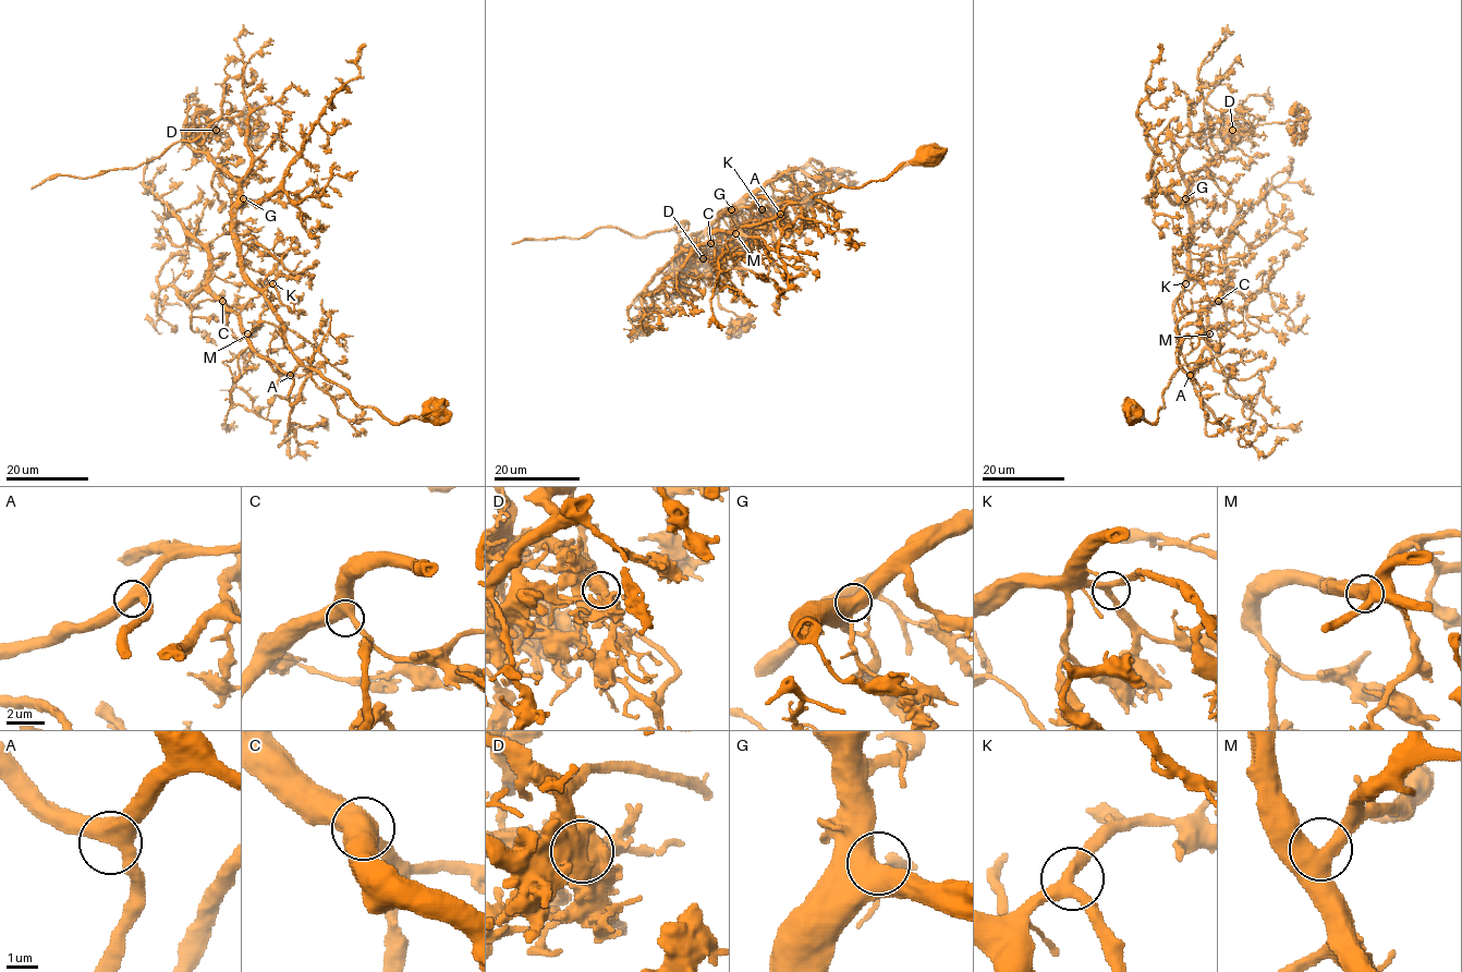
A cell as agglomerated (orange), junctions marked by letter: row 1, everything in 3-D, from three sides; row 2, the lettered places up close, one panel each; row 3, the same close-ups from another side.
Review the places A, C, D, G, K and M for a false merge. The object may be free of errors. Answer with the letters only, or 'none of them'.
D

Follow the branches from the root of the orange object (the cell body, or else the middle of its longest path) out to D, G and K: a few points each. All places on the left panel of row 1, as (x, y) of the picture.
D: (430, 409), (387, 420), (293, 352), (243, 268), (239, 184), (204, 144), (211, 122), (216, 130)
G: (430, 409), (399, 423), (387, 420), (299, 359), (283, 320), (243, 268), (234, 232), (243, 198)
K: (430, 409), (394, 423), (307, 368), (291, 350), (283, 320), (266, 296), (272, 283)

